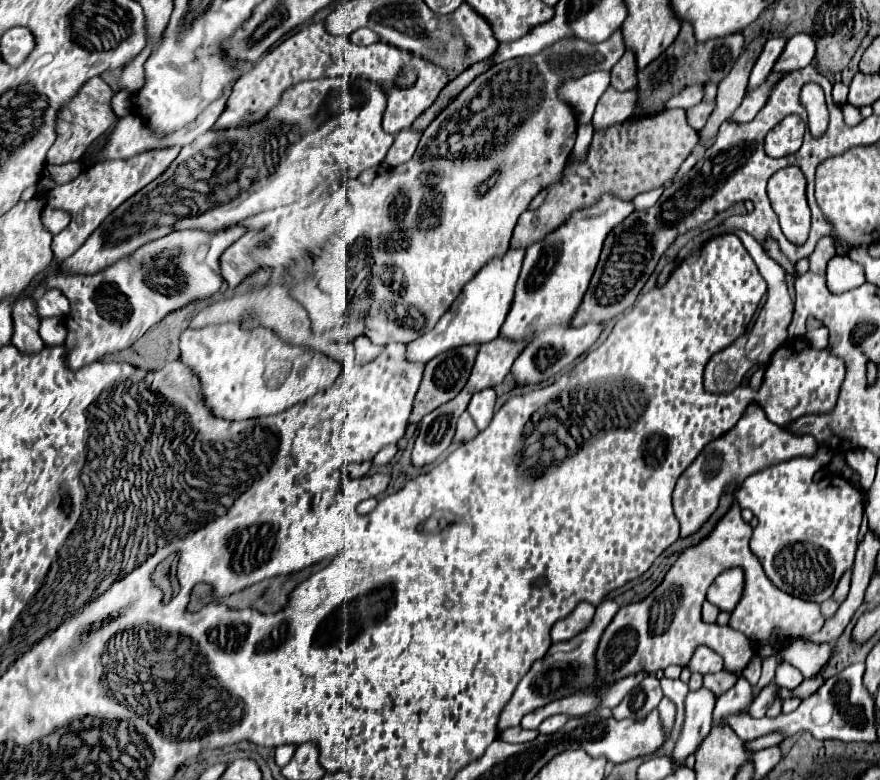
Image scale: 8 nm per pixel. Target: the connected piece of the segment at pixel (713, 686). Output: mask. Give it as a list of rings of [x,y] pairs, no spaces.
[[[721,670],[721,672],[717,672],[717,674],[707,674],[703,686],[705,686],[707,690],[711,690],[711,692],[715,694],[715,698],[719,698],[719,696],[725,694],[731,686],[735,686],[735,682],[737,682],[737,676],[735,676],[733,672]]]

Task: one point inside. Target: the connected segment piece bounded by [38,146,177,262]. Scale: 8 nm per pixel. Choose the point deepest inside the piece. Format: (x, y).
(98, 190)

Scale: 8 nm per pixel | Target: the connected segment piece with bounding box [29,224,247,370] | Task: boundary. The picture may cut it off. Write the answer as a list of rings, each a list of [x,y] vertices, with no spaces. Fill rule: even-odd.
[[[235,224],[223,230],[215,232],[201,232],[201,230],[179,230],[171,232],[165,238],[159,238],[155,242],[147,242],[135,254],[121,258],[119,262],[95,272],[95,274],[69,274],[61,268],[61,264],[53,262],[53,266],[47,266],[39,278],[33,278],[29,286],[35,286],[35,282],[45,280],[49,288],[43,286],[43,290],[59,288],[71,304],[71,314],[65,318],[67,322],[67,364],[71,370],[79,370],[91,362],[101,360],[105,354],[115,354],[137,342],[153,324],[163,320],[167,314],[183,308],[185,304],[193,300],[207,300],[211,298],[223,284],[221,268],[219,268],[219,256],[225,252],[227,246],[231,246],[239,236],[247,232],[245,226]]]

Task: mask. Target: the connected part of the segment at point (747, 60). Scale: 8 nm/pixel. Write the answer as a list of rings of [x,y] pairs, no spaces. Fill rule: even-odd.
[[[765,36],[755,38],[739,56],[731,72],[719,82],[719,92],[717,92],[717,108],[709,116],[705,128],[699,132],[699,146],[711,138],[717,136],[719,126],[739,108],[745,92],[747,92],[747,82],[751,74],[751,66],[755,64],[755,58],[759,58],[759,50],[763,50],[763,44],[767,42]]]

